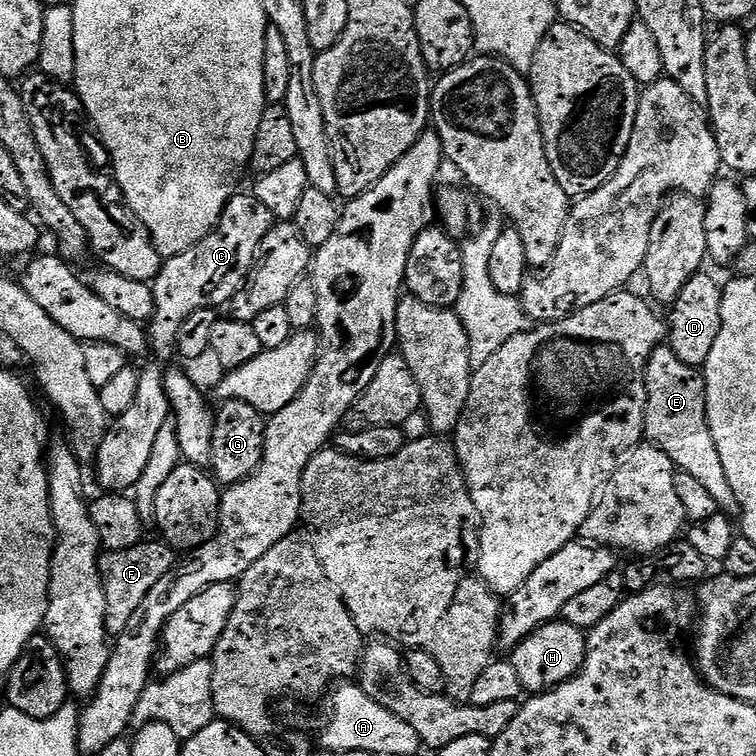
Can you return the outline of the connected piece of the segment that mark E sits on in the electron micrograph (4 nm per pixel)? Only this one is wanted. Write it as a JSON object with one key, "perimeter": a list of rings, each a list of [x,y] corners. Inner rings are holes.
{"perimeter":[[[661,346],[648,360],[644,381],[648,391],[644,415],[645,437],[657,444],[679,471],[691,474],[696,481],[702,482],[702,486],[706,486],[707,492],[714,497],[714,502],[718,502],[721,513],[739,513],[740,504],[734,498],[734,490],[730,490],[722,458],[718,458],[714,434],[710,434],[703,375],[697,369],[686,366],[686,362],[679,360],[671,348]]]}

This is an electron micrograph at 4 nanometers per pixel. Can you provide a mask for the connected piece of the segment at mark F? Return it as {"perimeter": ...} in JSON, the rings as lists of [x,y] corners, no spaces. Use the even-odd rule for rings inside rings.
{"perimeter":[[[145,538],[140,543],[130,546],[130,550],[118,550],[117,552],[105,551],[99,560],[100,577],[103,578],[103,592],[106,594],[106,630],[109,637],[115,638],[124,632],[129,620],[134,616],[146,594],[166,578],[166,574],[172,572],[172,568],[178,563],[176,549],[164,543],[163,539]]]}

